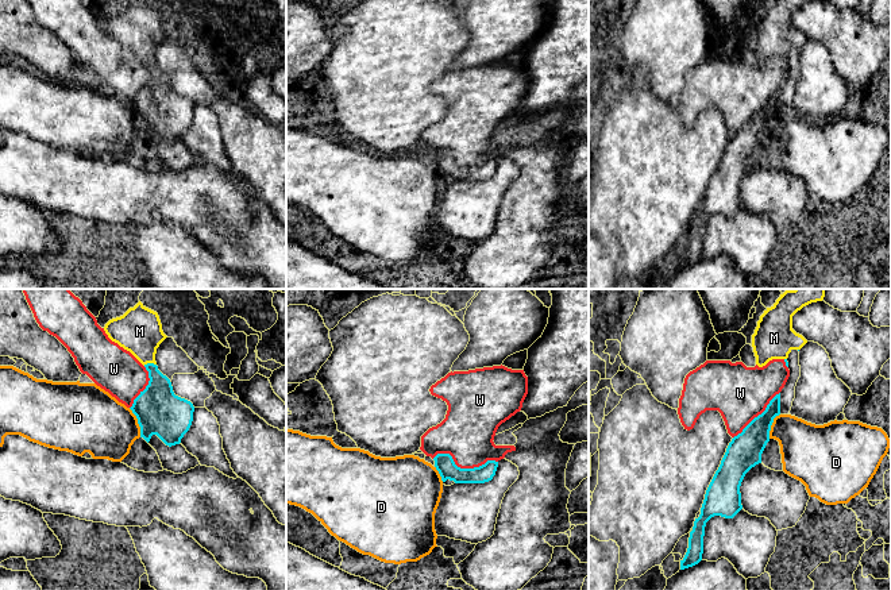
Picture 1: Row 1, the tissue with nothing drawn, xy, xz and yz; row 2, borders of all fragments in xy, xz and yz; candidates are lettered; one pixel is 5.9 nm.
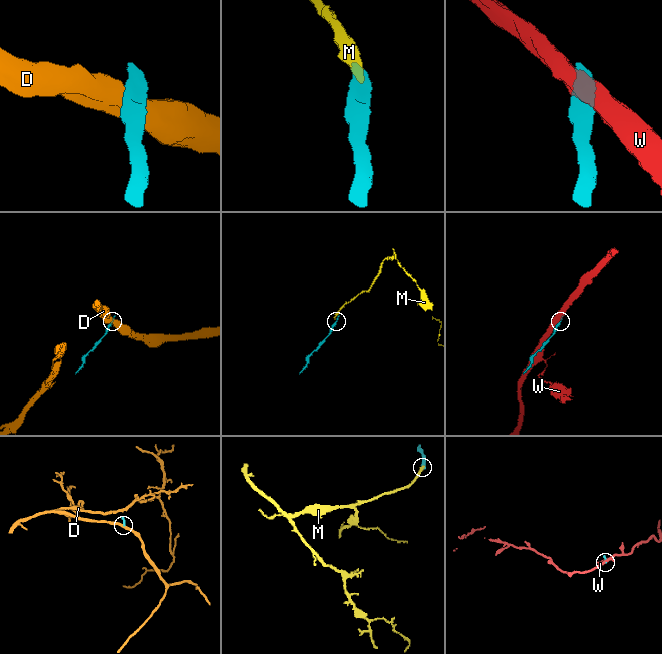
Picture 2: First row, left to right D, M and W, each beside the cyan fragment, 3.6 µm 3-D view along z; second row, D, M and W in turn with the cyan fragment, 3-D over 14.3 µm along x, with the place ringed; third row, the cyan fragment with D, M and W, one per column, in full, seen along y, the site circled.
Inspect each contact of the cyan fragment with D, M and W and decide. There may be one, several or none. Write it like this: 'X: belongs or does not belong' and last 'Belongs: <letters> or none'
D: does not belong
M: belongs
W: does not belong
Belongs: M

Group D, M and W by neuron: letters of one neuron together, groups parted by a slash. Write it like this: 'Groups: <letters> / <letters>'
Groups: D / M / W

